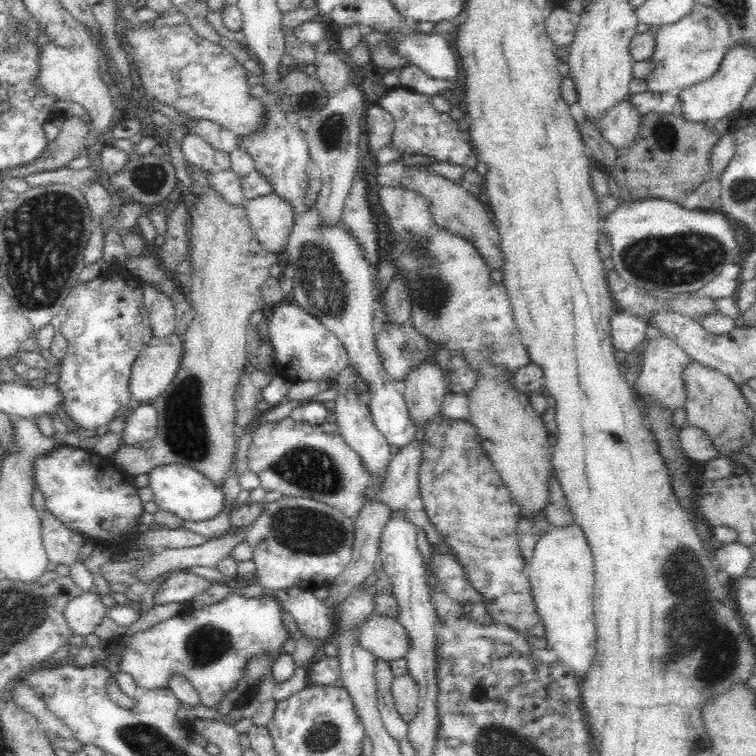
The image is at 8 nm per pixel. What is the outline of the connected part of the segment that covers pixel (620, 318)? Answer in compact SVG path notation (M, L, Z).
M626 311L611 316L610 328L614 350L629 353L644 340L647 324L643 318Z

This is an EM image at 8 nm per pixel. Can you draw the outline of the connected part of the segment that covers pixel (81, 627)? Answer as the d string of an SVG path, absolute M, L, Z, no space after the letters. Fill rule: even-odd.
M94 590L73 598L64 608L64 619L72 634L85 637L93 633L106 616L108 601Z

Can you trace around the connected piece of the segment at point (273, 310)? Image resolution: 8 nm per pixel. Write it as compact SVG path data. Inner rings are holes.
M284 294L282 302L265 309L268 321L268 337L274 348L274 372L290 381L290 384L309 380L334 380L349 365L345 346L338 340L336 333L330 332L320 321L300 308L294 302L294 294Z

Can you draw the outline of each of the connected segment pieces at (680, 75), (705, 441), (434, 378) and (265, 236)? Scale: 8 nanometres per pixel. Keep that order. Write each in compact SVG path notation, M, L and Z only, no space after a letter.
M698 3L692 11L692 14L683 20L662 26L656 32L654 52L650 56L652 72L644 78L647 91L678 94L686 88L702 83L715 74L727 52L734 46L724 16Z
M688 424L679 430L681 450L698 465L705 465L718 458L718 452L711 440L701 428Z
M435 361L413 368L401 384L408 415L416 427L415 438L423 441L423 428L441 412L444 396L450 392L447 374Z
M274 193L247 199L244 211L261 248L281 252L293 229L292 205Z

